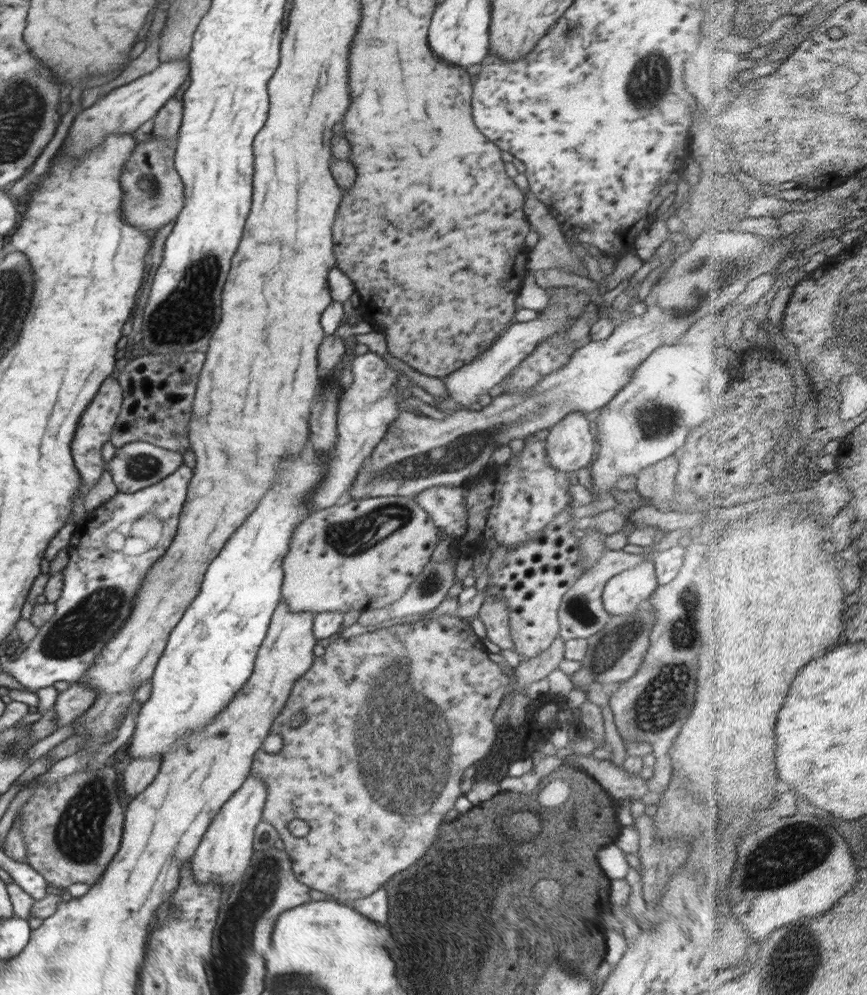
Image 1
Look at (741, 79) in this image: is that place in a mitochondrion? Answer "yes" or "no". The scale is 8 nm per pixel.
no

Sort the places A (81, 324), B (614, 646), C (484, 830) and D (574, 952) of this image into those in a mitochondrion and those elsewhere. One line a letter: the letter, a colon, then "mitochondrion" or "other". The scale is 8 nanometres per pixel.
A: other
B: mitochondrion
C: mitochondrion
D: mitochondrion

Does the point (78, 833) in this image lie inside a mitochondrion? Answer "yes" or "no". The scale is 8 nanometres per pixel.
yes

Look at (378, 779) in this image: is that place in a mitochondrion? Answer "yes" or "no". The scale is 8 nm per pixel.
yes

